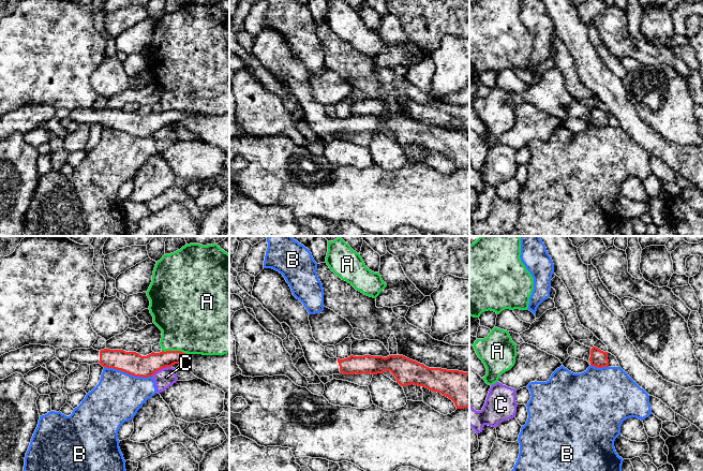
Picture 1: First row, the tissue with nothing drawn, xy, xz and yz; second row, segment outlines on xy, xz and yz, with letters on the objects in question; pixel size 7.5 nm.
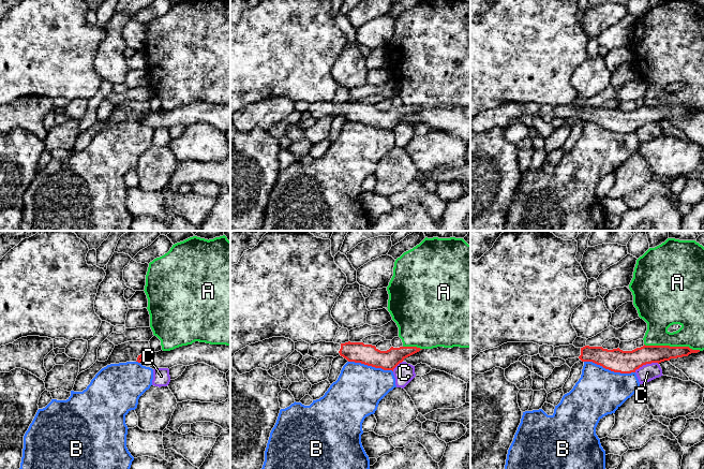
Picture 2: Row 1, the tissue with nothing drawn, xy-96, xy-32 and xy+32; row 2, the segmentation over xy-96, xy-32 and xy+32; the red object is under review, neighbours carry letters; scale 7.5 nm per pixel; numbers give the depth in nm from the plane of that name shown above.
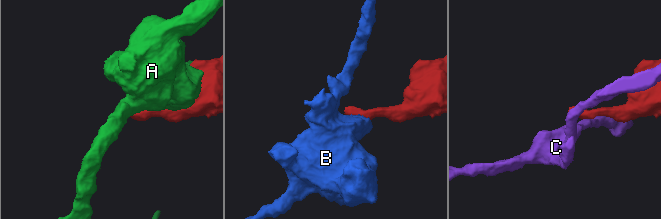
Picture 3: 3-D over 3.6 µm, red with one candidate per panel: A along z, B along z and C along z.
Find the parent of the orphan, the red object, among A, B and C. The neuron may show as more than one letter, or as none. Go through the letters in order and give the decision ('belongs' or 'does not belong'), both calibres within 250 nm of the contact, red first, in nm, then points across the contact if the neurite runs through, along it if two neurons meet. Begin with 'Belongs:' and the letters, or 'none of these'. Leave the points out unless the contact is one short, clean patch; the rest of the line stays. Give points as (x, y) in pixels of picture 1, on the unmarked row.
Belongs: none of these
A: does not belong; calibres 160 and 460 nm
B: does not belong; calibres 170 and 360 nm; border xy (104, 126), (120, 129), (134, 135), (151, 136)
C: does not belong; calibres 170 and 140 nm

